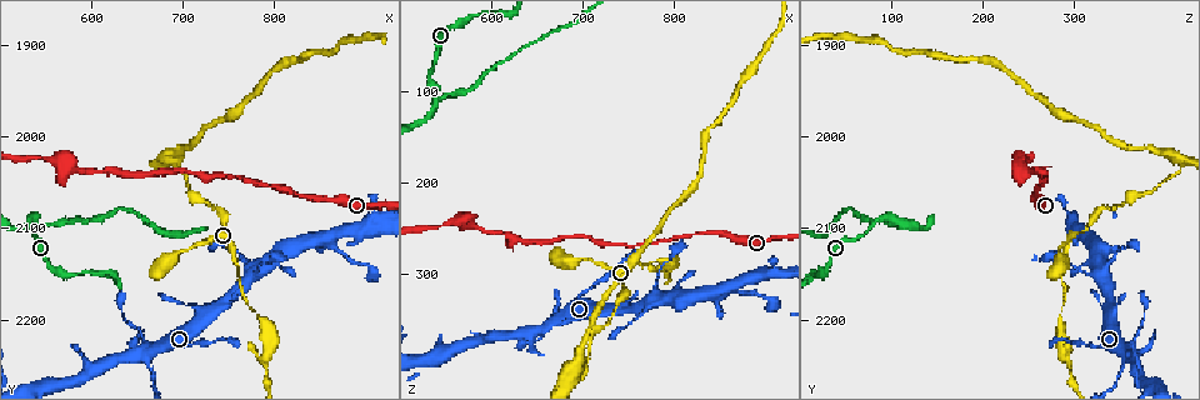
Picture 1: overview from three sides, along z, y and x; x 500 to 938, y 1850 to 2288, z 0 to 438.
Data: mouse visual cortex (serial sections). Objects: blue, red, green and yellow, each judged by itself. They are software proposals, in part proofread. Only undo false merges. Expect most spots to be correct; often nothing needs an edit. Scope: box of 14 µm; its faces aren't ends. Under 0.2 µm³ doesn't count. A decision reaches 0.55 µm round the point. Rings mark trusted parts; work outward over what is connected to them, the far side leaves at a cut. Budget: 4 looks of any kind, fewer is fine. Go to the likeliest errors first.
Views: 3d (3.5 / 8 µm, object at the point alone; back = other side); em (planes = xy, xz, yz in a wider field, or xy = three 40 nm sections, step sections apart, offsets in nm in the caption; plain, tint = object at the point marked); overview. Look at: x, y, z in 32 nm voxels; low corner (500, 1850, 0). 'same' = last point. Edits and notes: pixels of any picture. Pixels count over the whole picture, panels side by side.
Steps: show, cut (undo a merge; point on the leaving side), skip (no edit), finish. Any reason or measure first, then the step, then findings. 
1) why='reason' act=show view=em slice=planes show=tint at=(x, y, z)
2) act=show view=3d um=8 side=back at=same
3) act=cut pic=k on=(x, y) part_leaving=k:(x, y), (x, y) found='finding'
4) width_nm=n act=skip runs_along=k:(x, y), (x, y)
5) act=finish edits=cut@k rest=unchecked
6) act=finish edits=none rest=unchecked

why='three arms meet' act=show view=3d um=3.5 at=(690, 2025, 415)

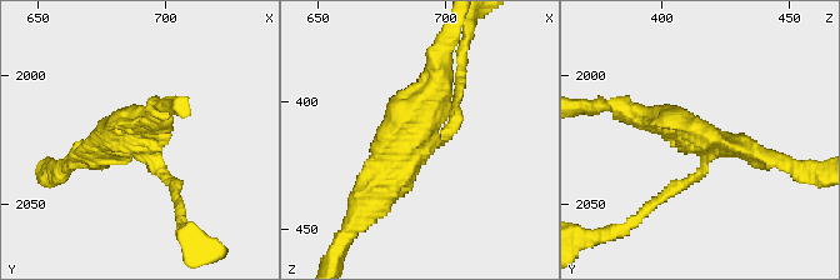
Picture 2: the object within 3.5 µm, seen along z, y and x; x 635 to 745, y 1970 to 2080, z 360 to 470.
act=show view=em slice=xy step=5 show=tint at=(693, 2027, 415)

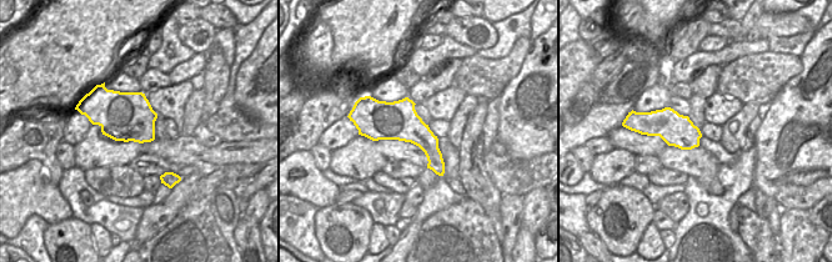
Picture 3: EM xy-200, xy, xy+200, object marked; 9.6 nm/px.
act=skip runs_along=2:(178, 196), (139, 139), (158, 116) found='all the same cell'

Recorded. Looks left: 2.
why='three arms meet' act=show view=3d um=3.5 at=(540, 2095, 105)

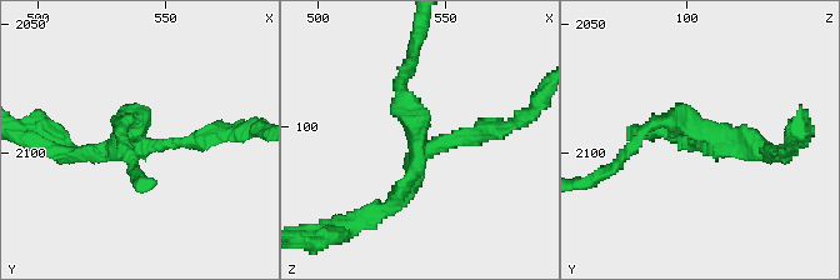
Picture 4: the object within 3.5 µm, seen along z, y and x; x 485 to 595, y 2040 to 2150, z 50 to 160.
act=cut pic=4 on=(188, 144) part_leaving=4:(143, 140), (200, 144), (254, 129) found='a second cell is stuck on'

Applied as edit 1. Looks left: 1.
act=finish edits=cut@4 rest=unchecked

